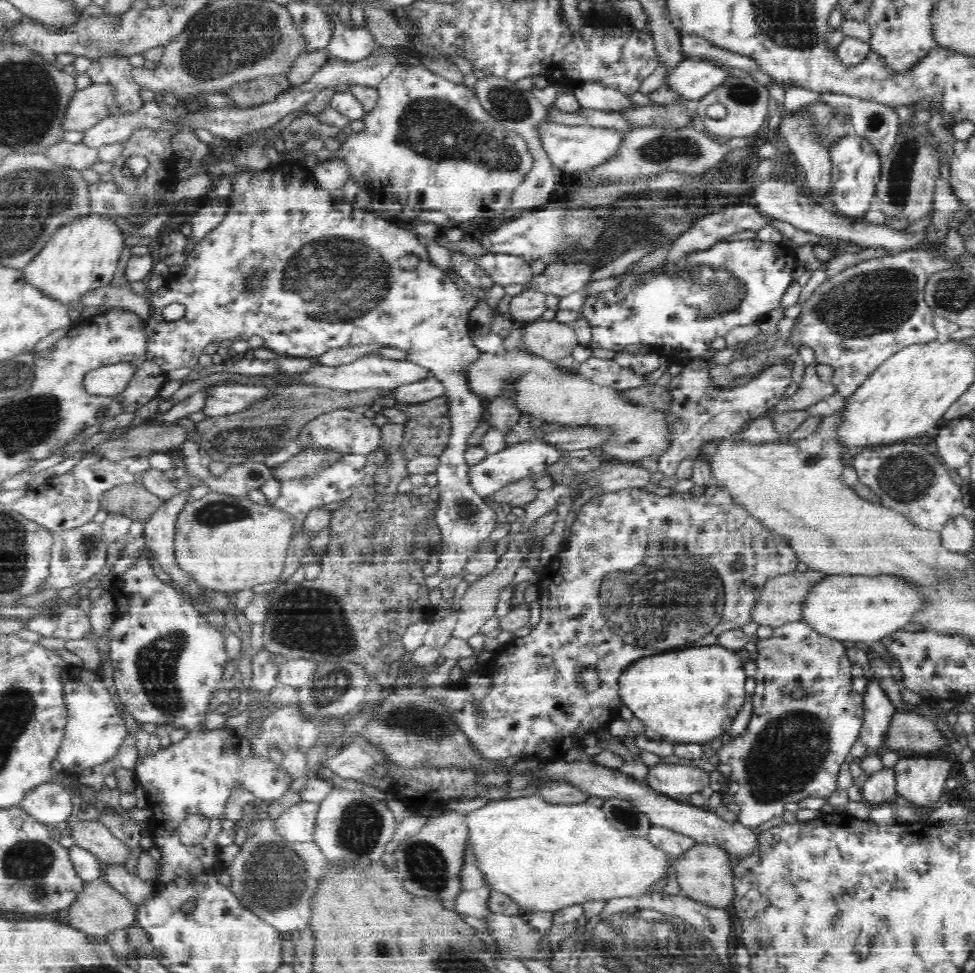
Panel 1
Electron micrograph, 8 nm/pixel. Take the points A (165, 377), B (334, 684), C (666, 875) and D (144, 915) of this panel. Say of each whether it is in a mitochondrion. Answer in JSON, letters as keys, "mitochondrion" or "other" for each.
{"A":"other","B":"mitochondrion","C":"other","D":"other"}

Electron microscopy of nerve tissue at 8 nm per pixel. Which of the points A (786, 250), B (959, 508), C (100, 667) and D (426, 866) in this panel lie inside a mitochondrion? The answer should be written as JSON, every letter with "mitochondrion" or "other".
{"A":"other","B":"other","C":"other","D":"mitochondrion"}

